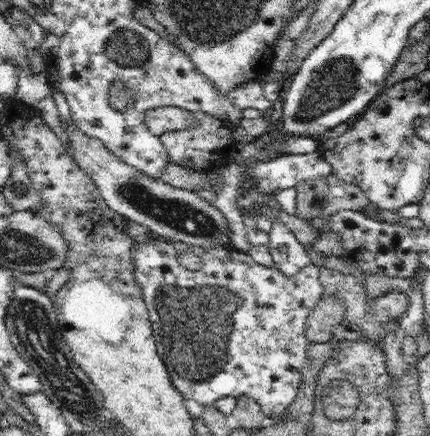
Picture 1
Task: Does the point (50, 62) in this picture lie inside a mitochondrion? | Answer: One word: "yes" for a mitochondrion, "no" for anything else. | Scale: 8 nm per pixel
no

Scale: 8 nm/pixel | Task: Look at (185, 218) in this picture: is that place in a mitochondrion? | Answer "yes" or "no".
yes

